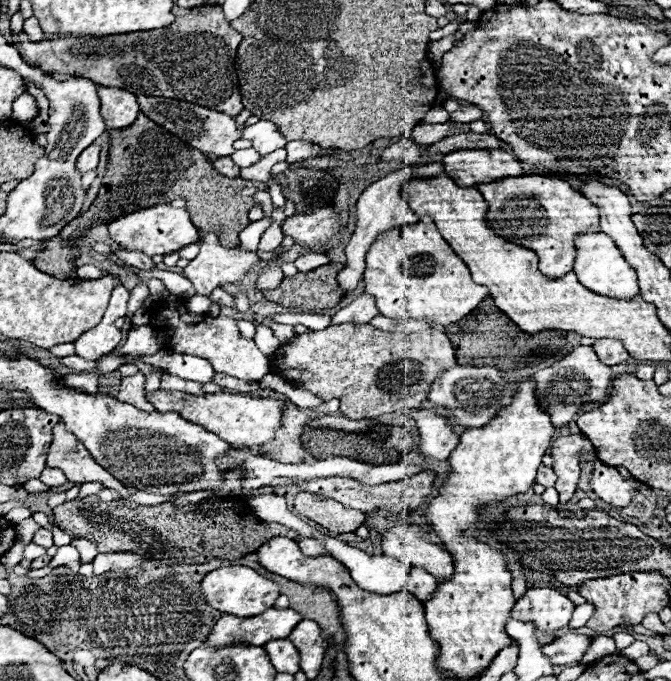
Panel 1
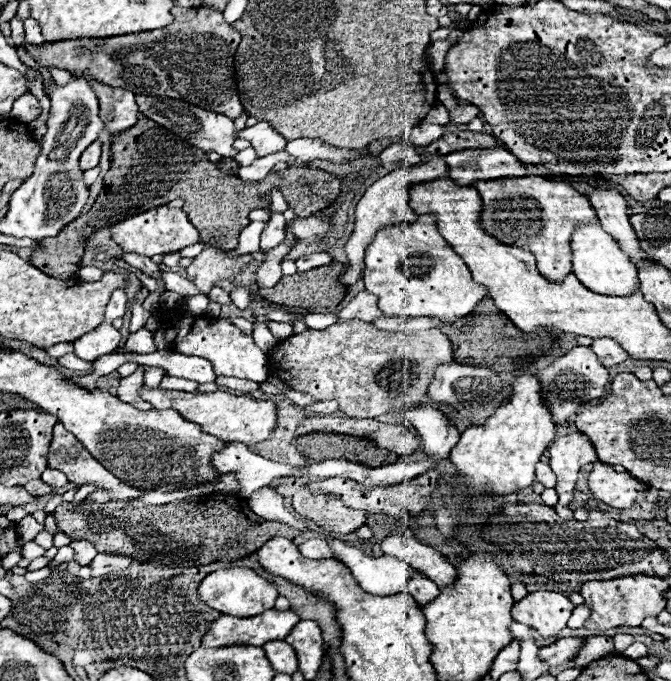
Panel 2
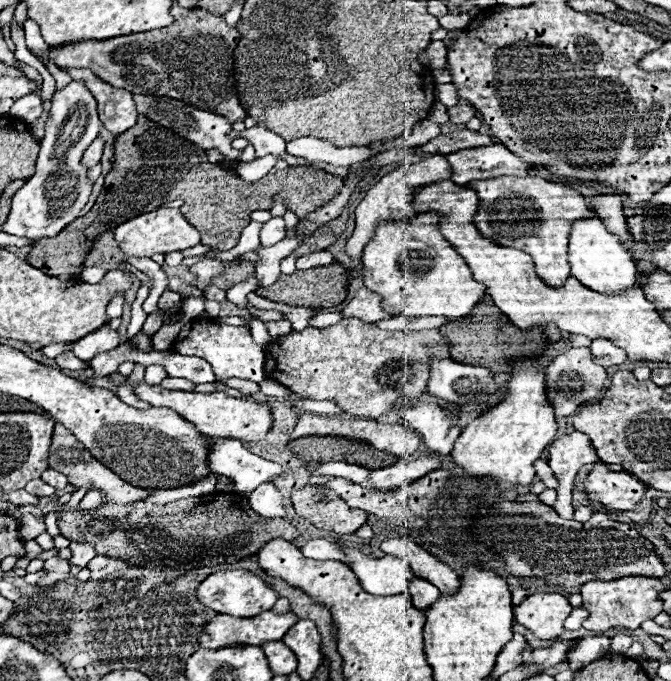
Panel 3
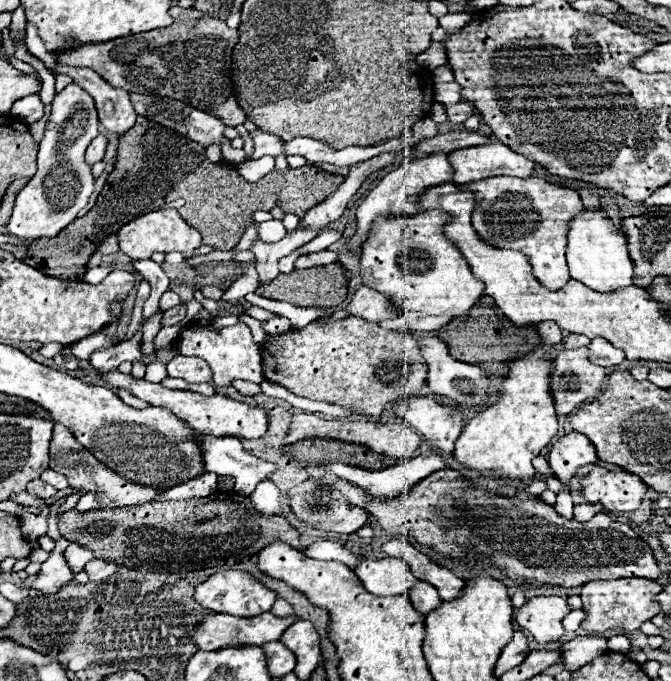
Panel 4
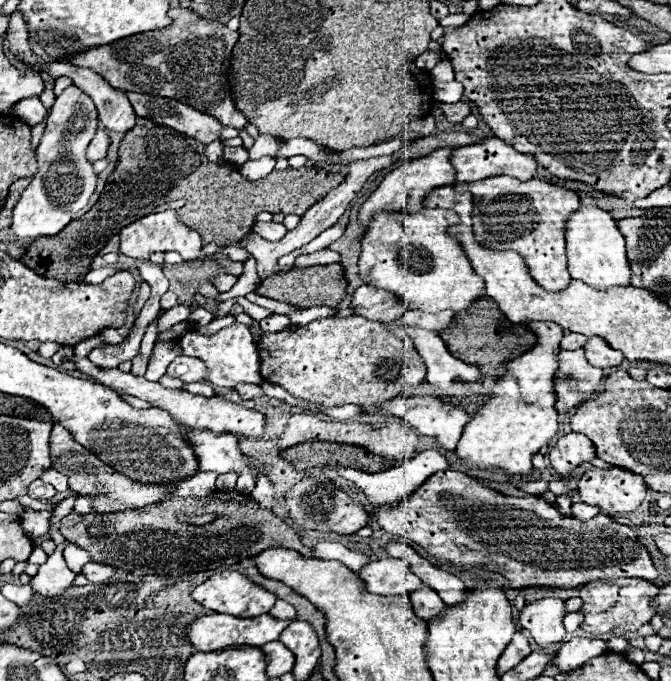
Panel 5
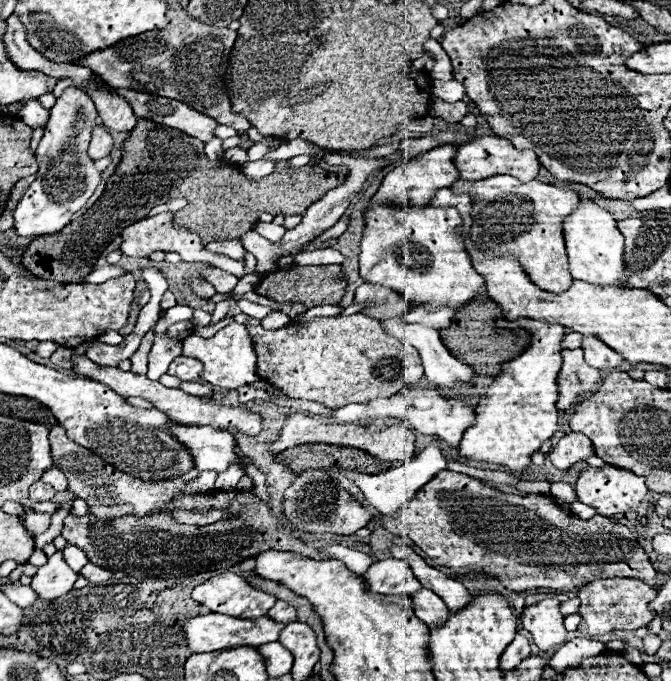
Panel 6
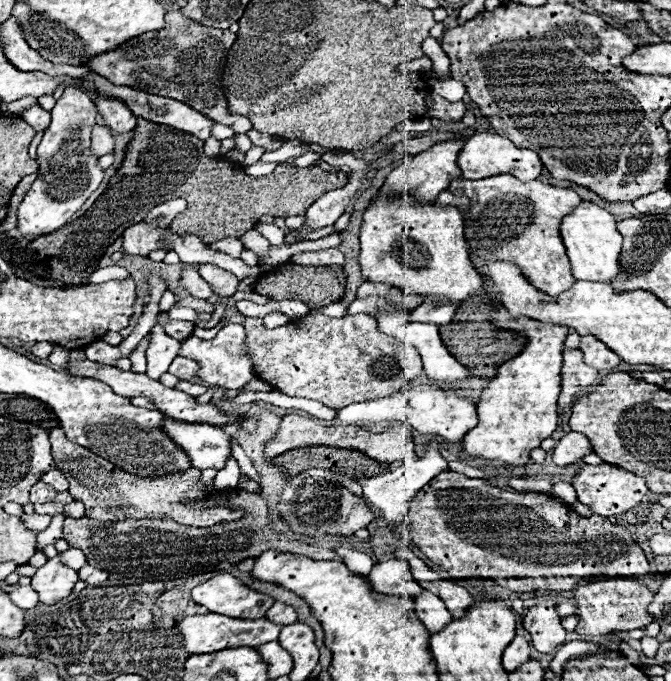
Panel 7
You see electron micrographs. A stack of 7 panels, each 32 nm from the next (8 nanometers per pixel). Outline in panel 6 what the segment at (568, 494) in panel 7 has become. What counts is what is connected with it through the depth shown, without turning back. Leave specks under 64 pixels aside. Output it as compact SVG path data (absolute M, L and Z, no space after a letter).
M552 482L550 484L550 492L556 496L556 498L562 498L566 502L574 502L576 492L571 485L564 482Z

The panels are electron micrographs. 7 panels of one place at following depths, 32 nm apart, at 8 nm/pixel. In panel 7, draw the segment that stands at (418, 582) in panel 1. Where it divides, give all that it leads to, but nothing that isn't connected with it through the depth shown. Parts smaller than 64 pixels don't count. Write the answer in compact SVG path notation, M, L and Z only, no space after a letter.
M428 590L418 594L414 598L414 604L416 604L416 616L426 624L430 634L442 630L452 618L450 612L446 610L444 602L438 596L434 596L432 592L428 592Z

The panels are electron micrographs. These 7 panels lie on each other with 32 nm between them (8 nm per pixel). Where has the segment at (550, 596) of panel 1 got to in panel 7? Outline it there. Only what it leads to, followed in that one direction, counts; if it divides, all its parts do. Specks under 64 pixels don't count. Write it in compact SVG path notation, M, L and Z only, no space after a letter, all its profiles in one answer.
M552 600L528 608L526 616L522 618L522 626L532 636L532 644L538 648L538 652L544 654L564 644L564 628L560 622L562 618L558 616L556 604Z

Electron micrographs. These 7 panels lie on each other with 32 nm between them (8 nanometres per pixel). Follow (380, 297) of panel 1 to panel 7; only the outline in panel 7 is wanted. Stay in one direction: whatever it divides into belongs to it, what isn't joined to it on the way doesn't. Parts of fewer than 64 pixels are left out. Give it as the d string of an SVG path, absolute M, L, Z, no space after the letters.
M376 198L364 212L364 222L360 228L360 270L366 282L382 282L400 288L408 294L418 294L422 300L450 300L452 304L462 304L466 298L474 296L484 280L476 272L468 256L468 244L464 238L464 218L454 206L418 204L412 198Z

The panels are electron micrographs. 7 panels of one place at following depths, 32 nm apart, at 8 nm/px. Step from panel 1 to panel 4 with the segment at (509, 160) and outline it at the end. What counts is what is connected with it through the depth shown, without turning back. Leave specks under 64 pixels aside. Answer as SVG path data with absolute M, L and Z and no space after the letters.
M488 142L484 146L460 148L448 154L454 168L454 184L468 184L492 176L528 178L534 172L534 162L512 152L502 142Z

